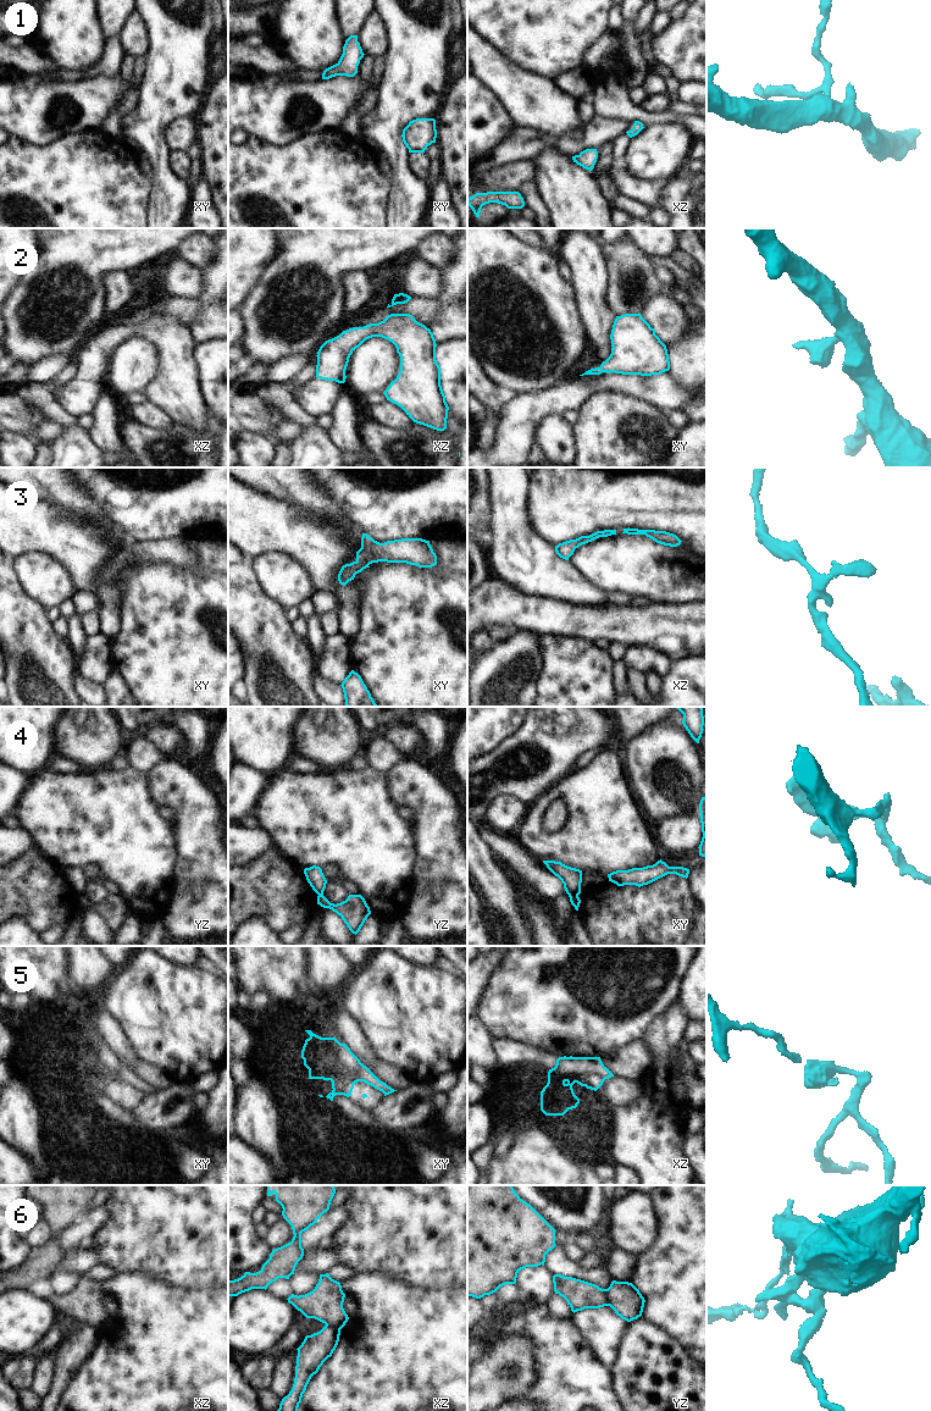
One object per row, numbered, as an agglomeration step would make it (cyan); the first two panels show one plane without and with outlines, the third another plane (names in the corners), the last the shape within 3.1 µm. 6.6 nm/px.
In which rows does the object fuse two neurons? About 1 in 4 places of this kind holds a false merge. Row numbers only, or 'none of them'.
4, 6

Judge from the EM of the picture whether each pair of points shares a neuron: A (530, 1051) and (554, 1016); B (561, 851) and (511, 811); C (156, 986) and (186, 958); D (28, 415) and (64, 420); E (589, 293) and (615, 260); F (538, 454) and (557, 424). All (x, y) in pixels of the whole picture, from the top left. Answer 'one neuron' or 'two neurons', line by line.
A: two neurons
B: two neurons
C: two neurons
D: two neurons
E: two neurons
F: two neurons

